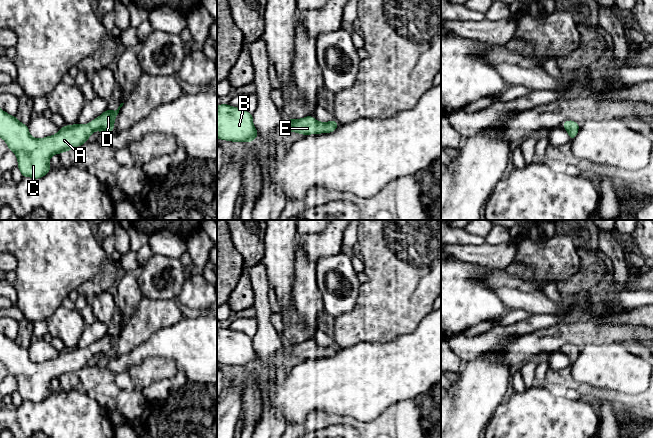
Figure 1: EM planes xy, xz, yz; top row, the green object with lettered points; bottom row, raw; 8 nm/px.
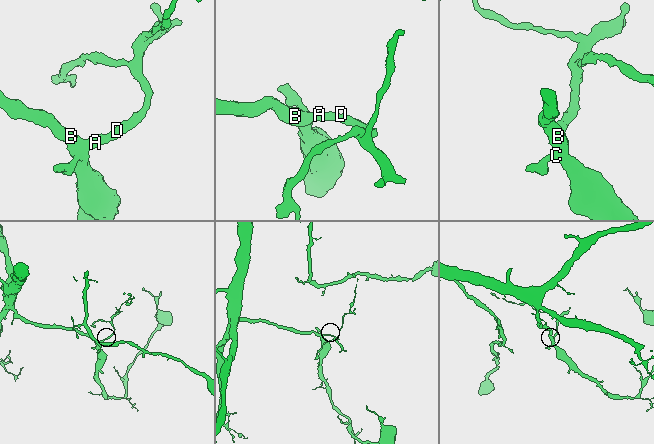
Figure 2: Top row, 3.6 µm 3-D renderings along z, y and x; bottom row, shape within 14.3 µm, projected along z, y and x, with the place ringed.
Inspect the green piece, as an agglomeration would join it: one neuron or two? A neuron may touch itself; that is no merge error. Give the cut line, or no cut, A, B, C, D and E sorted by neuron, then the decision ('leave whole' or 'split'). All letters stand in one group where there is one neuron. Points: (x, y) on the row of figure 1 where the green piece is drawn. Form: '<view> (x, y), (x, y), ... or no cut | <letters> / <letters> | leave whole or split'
no cut | A B C D E | leave whole

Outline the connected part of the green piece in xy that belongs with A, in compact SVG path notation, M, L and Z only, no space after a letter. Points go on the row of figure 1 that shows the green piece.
M123 104L115 111L107 109L89 124L66 125L55 135L41 139L32 137L28 125L21 123L16 116L0 109L0 138L6 142L9 151L16 155L17 168L22 176L40 179L52 169L49 161L54 154L62 154L86 144L94 131L102 131L106 136L110 134Z

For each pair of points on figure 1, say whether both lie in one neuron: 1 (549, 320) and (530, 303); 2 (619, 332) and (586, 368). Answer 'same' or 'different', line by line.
1: different
2: different

